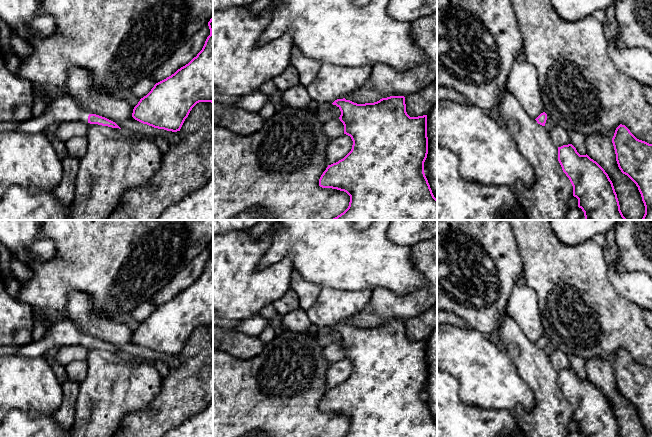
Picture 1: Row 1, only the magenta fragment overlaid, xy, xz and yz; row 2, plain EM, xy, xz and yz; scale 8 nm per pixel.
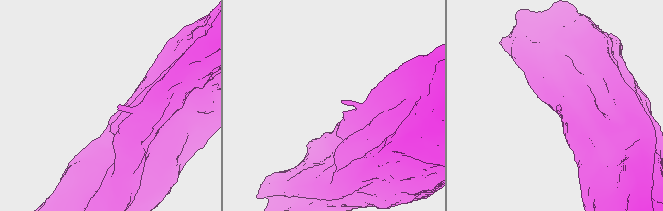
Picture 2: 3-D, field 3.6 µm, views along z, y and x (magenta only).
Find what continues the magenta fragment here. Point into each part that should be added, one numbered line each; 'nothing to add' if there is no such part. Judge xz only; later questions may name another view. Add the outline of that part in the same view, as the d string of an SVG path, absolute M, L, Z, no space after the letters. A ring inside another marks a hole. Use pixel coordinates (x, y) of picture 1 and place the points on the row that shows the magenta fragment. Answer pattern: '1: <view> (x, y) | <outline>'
nothing to add

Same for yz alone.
nothing to add

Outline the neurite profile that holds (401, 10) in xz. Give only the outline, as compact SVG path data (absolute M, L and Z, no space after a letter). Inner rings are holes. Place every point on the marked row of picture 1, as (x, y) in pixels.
M390 0L387 13L394 20L410 22L437 12L437 0Z

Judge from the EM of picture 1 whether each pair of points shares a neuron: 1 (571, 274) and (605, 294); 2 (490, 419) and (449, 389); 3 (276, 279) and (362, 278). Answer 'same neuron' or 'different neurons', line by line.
1: same neuron
2: same neuron
3: different neurons

